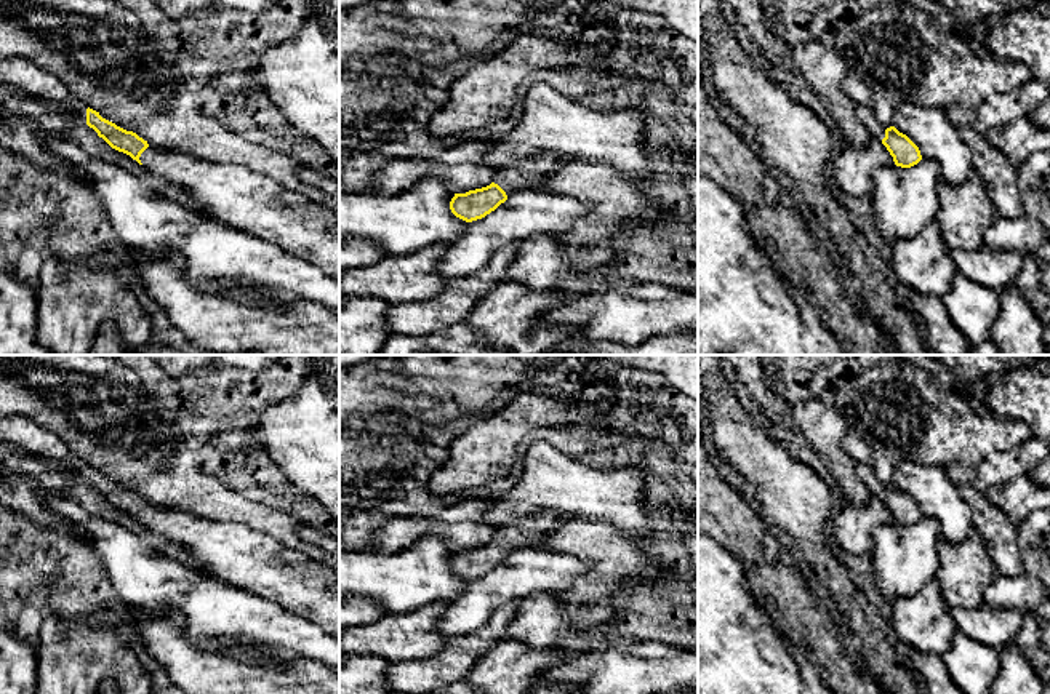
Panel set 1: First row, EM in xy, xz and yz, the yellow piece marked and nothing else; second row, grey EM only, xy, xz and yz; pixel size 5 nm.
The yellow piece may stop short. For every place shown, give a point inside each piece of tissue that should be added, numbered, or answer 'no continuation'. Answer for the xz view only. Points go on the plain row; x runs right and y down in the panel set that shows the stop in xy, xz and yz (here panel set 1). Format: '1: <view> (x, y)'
1: xz (532, 531)

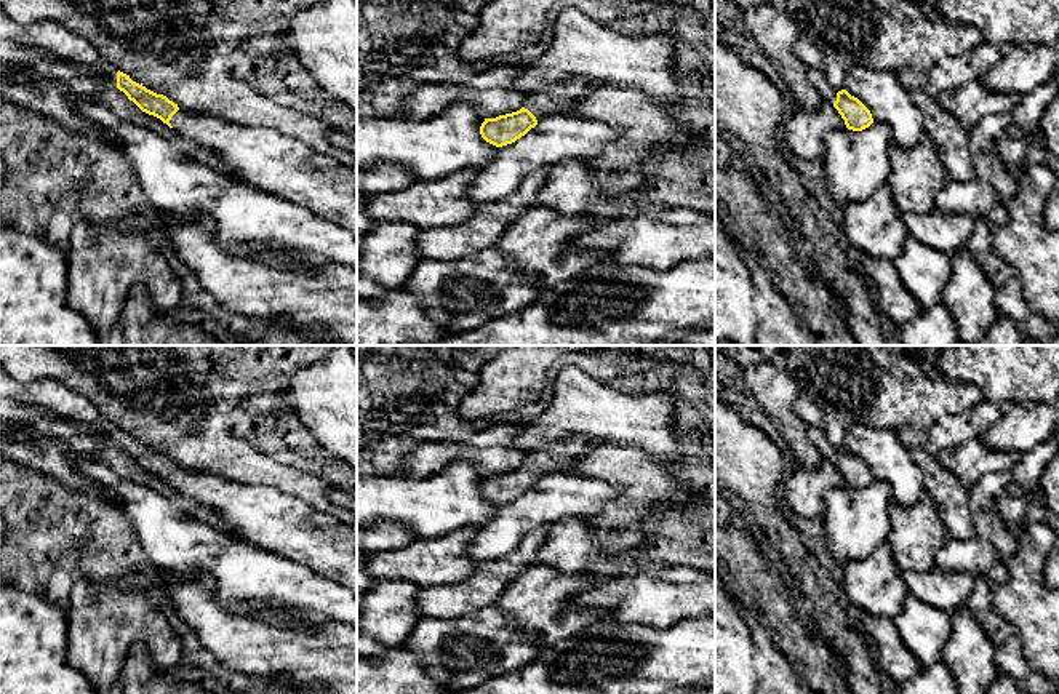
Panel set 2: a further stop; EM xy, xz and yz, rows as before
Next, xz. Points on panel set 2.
1: xz (562, 456)

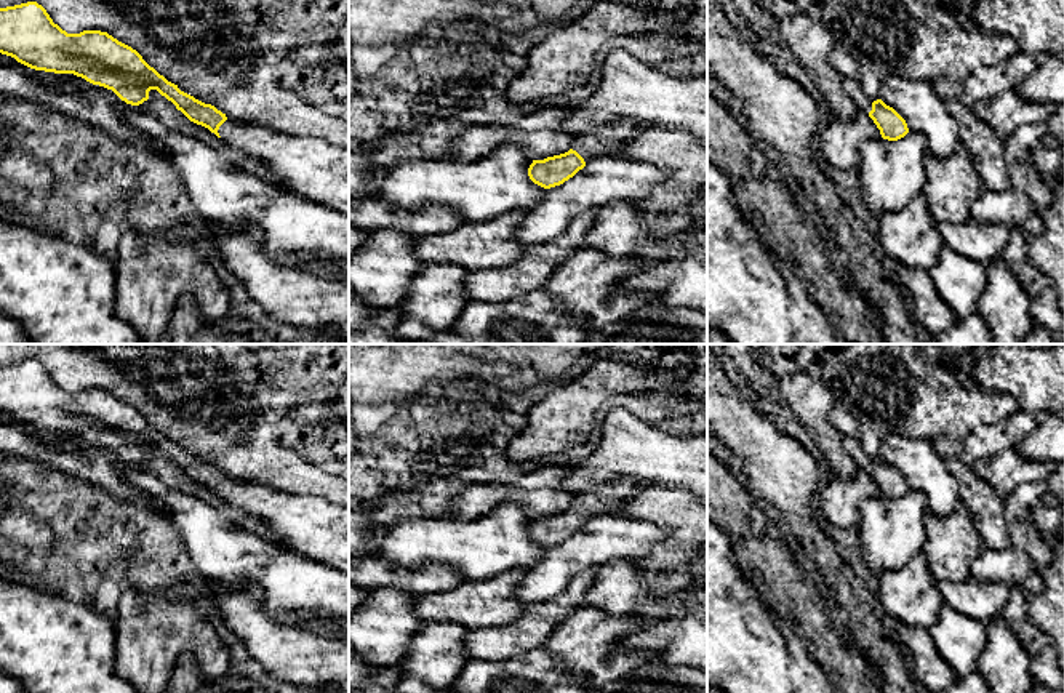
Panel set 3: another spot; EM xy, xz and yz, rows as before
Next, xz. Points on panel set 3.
1: xz (610, 498)

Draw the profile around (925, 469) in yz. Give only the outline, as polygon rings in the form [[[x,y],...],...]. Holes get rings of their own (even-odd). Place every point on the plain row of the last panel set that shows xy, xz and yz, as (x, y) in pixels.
[[[890,434],[882,440],[878,453],[906,479],[909,491],[925,498],[930,512],[944,517],[955,511],[960,503],[958,479],[931,440]]]

